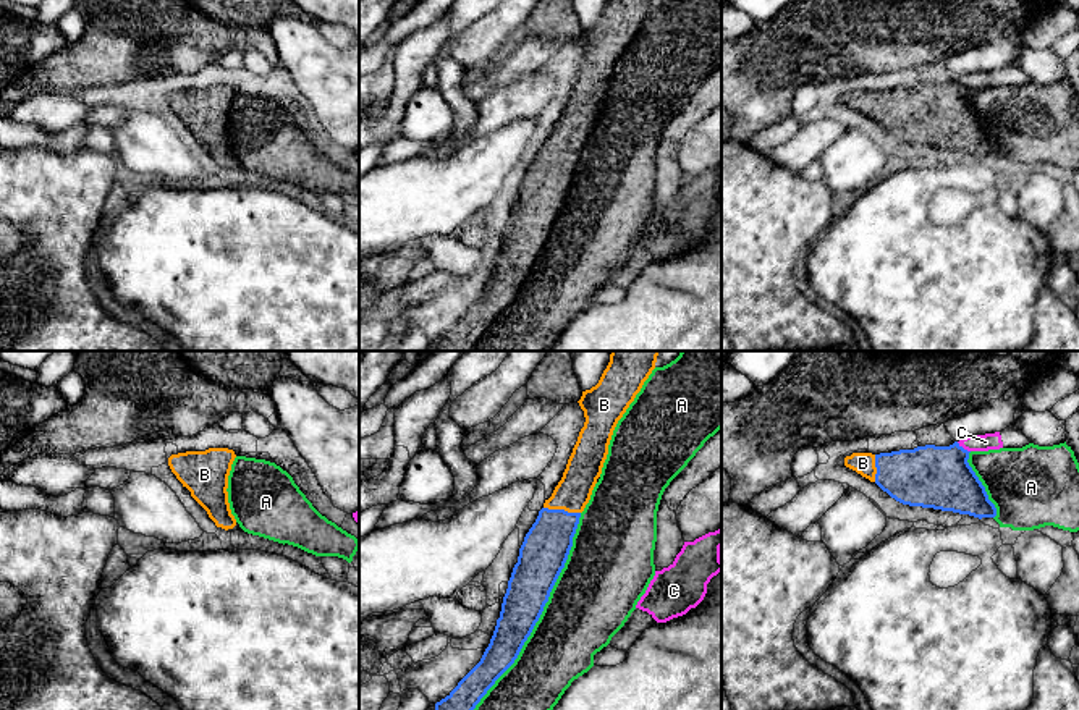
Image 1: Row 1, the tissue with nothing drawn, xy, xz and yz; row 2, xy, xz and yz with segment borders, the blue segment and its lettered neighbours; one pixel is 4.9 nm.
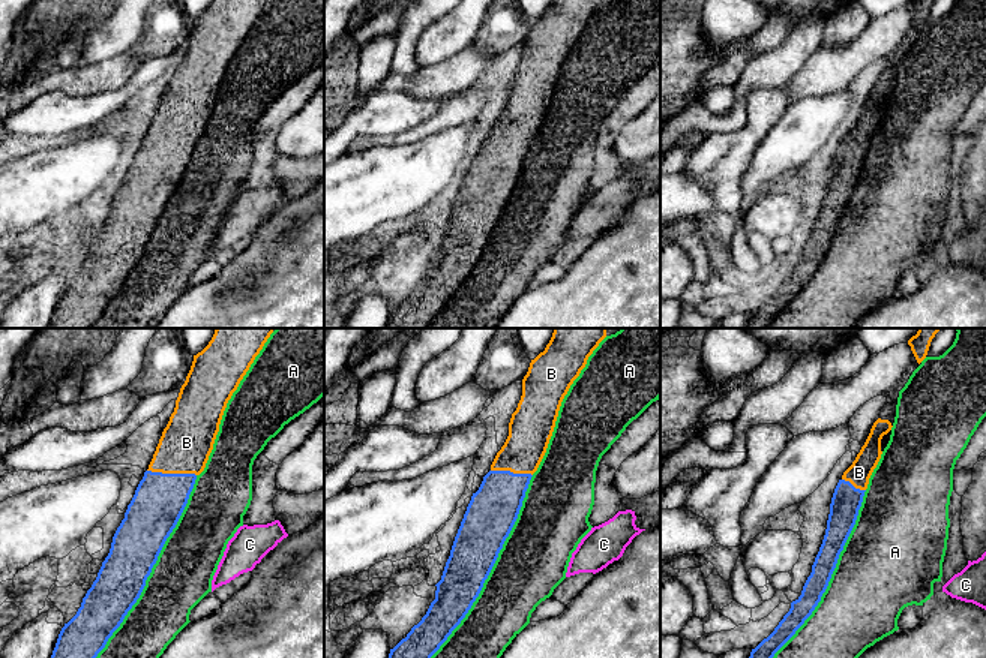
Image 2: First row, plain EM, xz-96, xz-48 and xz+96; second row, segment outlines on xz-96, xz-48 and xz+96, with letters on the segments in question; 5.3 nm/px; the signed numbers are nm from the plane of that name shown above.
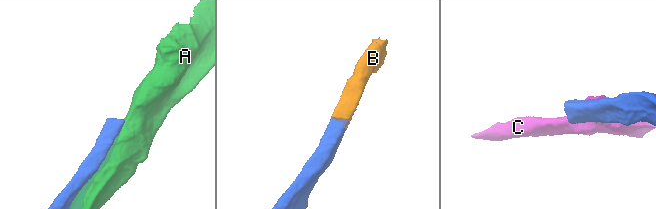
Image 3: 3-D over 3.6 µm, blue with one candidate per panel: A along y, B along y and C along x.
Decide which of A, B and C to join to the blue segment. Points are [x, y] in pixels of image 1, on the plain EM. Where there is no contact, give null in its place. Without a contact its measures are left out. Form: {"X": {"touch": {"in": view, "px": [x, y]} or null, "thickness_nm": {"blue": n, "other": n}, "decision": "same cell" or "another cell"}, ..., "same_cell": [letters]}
{"A": {"touch": {"in": "xz", "px": [541, 251]}, "thickness_nm": {"blue": 220, "other": 400}, "decision": "another cell"}, "B": {"touch": {"in": "xz", "px": [562, 147]}, "thickness_nm": {"blue": 240, "other": 180}, "decision": "same cell"}, "C": {"touch": {"in": "yz", "px": [961, 84]}, "thickness_nm": {"blue": 320, "other": 80}, "decision": "another cell"}, "same_cell": ["B"]}

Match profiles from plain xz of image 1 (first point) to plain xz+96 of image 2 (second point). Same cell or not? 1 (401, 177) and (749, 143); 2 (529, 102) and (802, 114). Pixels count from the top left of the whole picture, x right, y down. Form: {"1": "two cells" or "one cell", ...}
{"1": "two cells", "2": "two cells"}

